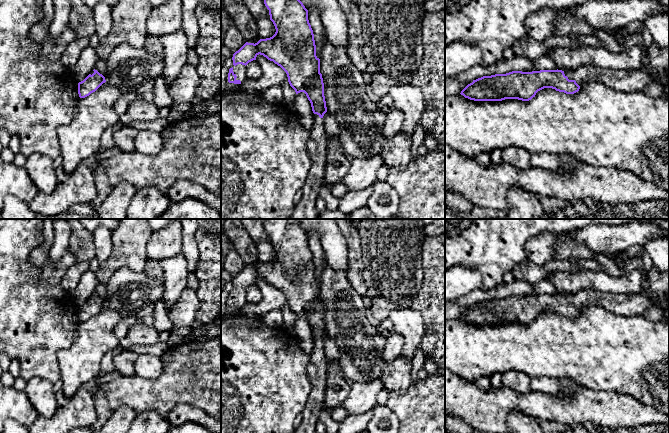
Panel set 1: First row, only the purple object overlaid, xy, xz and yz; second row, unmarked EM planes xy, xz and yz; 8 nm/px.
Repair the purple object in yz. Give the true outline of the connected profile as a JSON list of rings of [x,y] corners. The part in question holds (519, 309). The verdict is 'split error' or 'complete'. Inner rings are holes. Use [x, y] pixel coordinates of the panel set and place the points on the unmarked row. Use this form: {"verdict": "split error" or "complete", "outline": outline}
{"verdict": "split error", "outline": [[[583,289],[575,294],[512,295],[506,298],[483,300],[468,308],[461,319],[474,325],[529,325],[544,312],[574,318],[585,307],[600,306],[622,316],[643,315],[649,308],[669,308],[669,293],[652,300],[648,290],[640,293],[609,293]]]}

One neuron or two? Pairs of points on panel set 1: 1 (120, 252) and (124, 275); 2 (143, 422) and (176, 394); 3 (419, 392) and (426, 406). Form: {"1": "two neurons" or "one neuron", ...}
{"1": "two neurons", "2": "two neurons", "3": "one neuron"}

